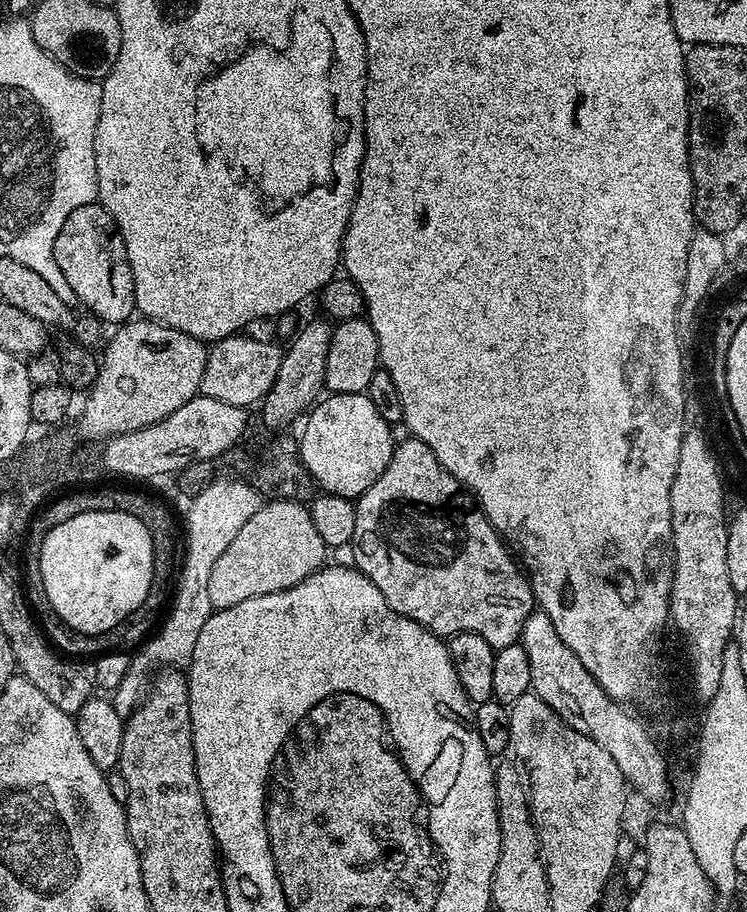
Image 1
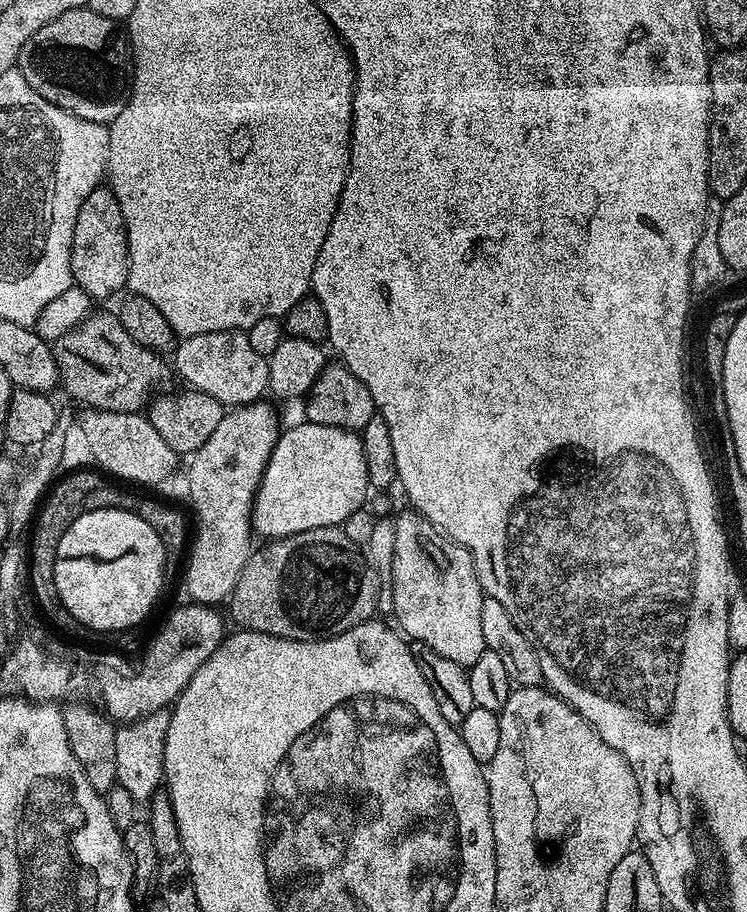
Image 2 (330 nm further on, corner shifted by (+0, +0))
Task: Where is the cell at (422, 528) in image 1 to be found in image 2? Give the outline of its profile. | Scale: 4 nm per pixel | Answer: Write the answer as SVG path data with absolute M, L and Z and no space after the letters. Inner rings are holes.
M407 511L394 520L391 586L395 623L409 641L422 642L442 658L469 669L486 650L482 638L485 595L472 556L419 512Z

